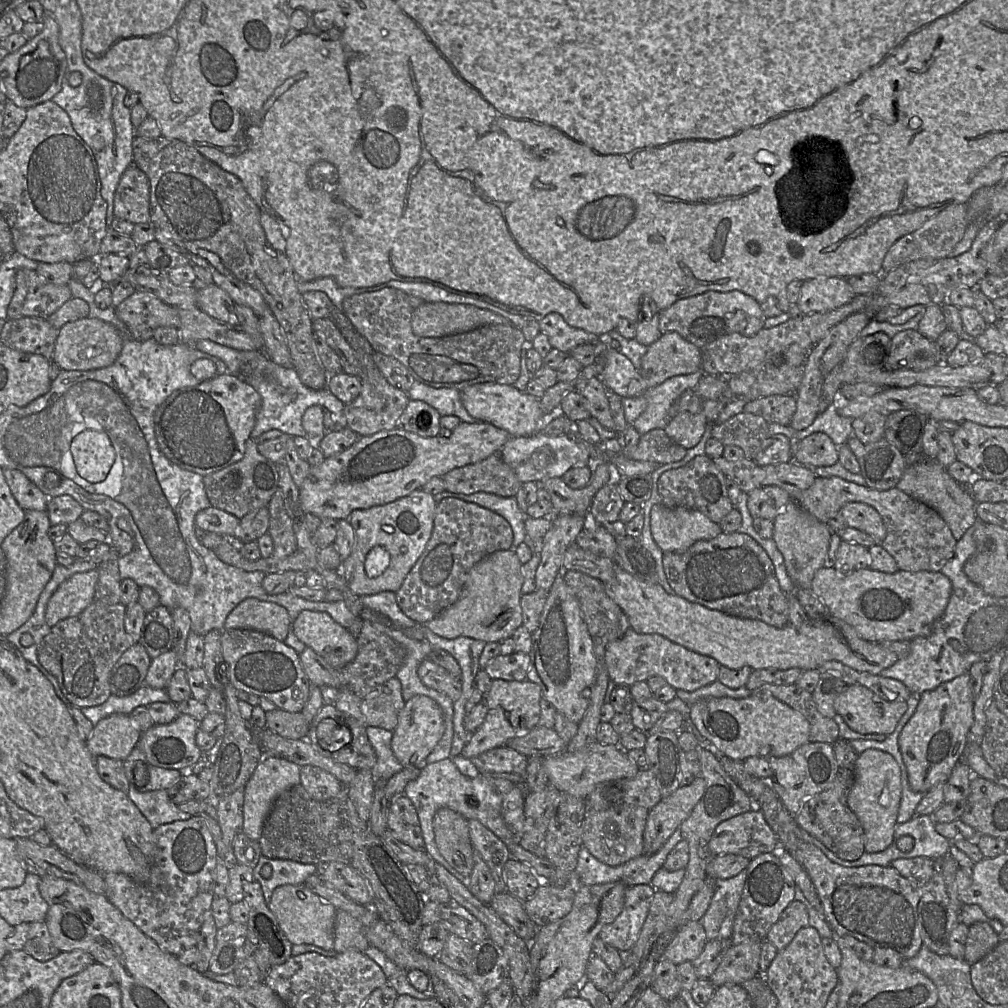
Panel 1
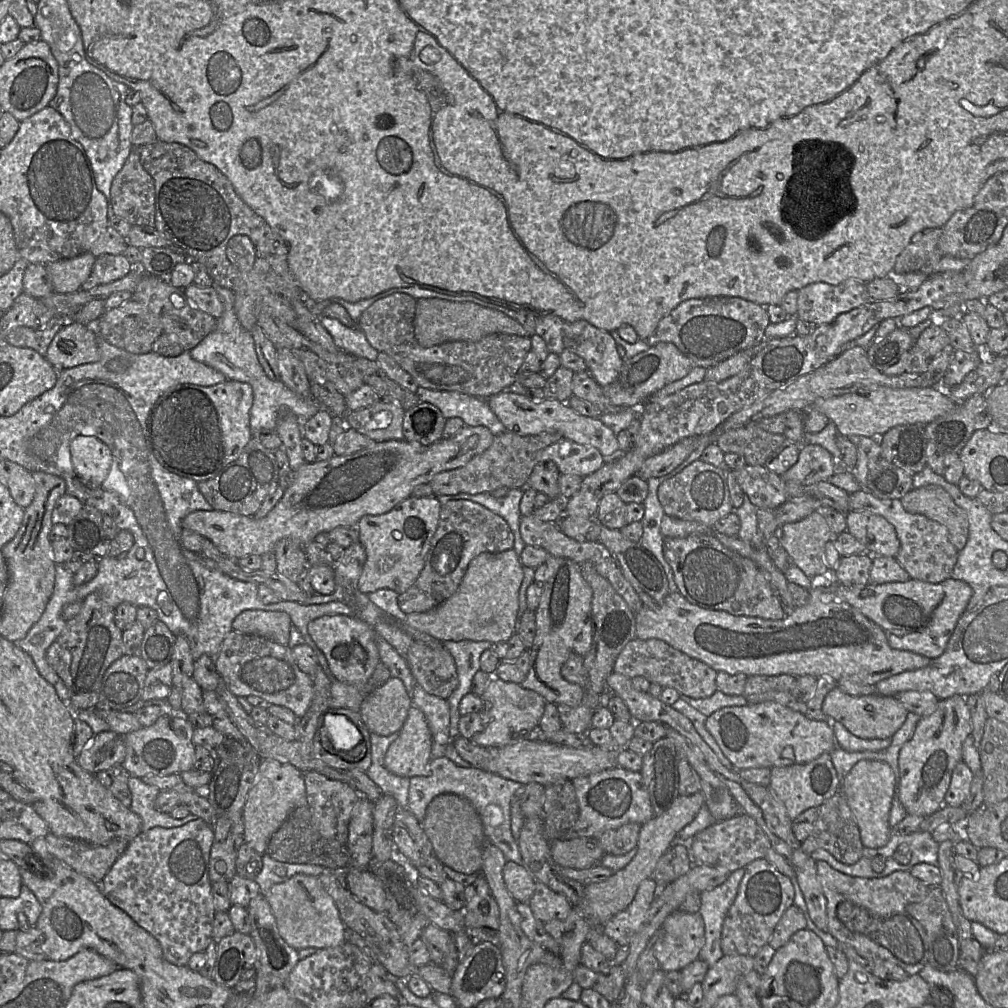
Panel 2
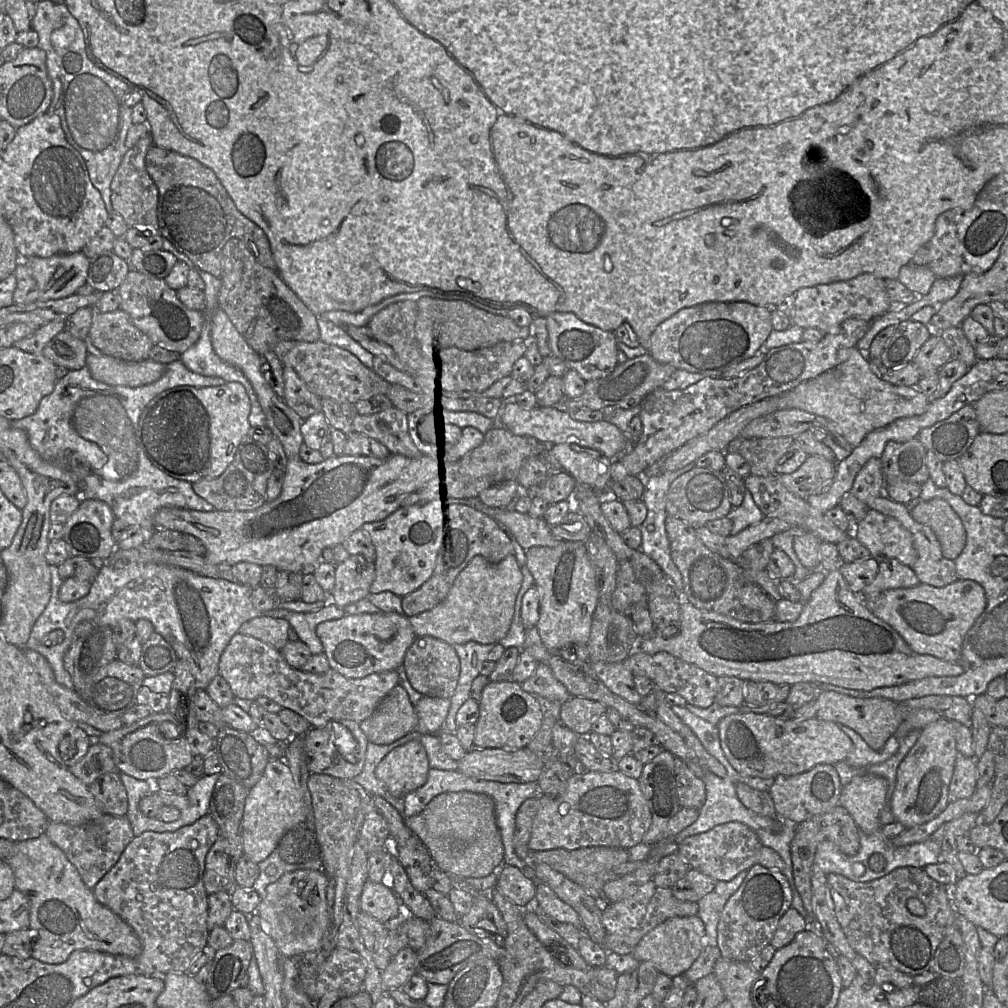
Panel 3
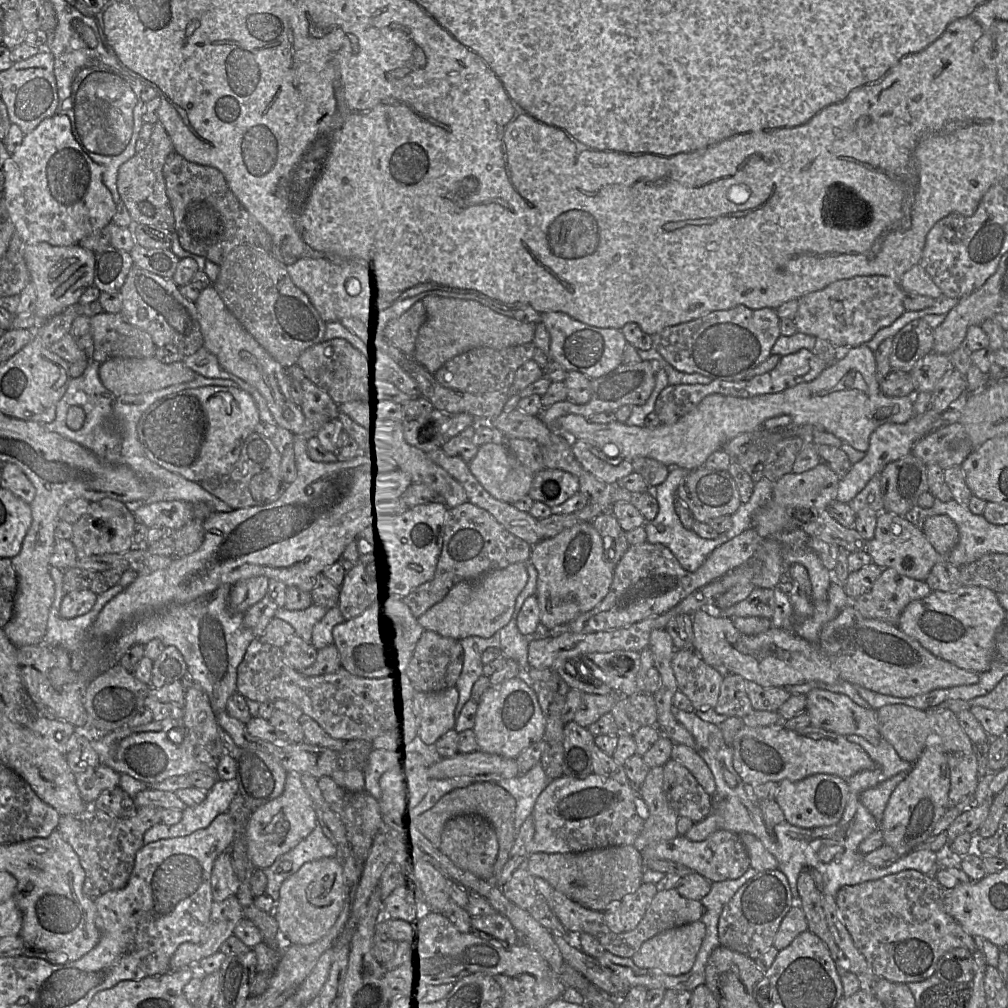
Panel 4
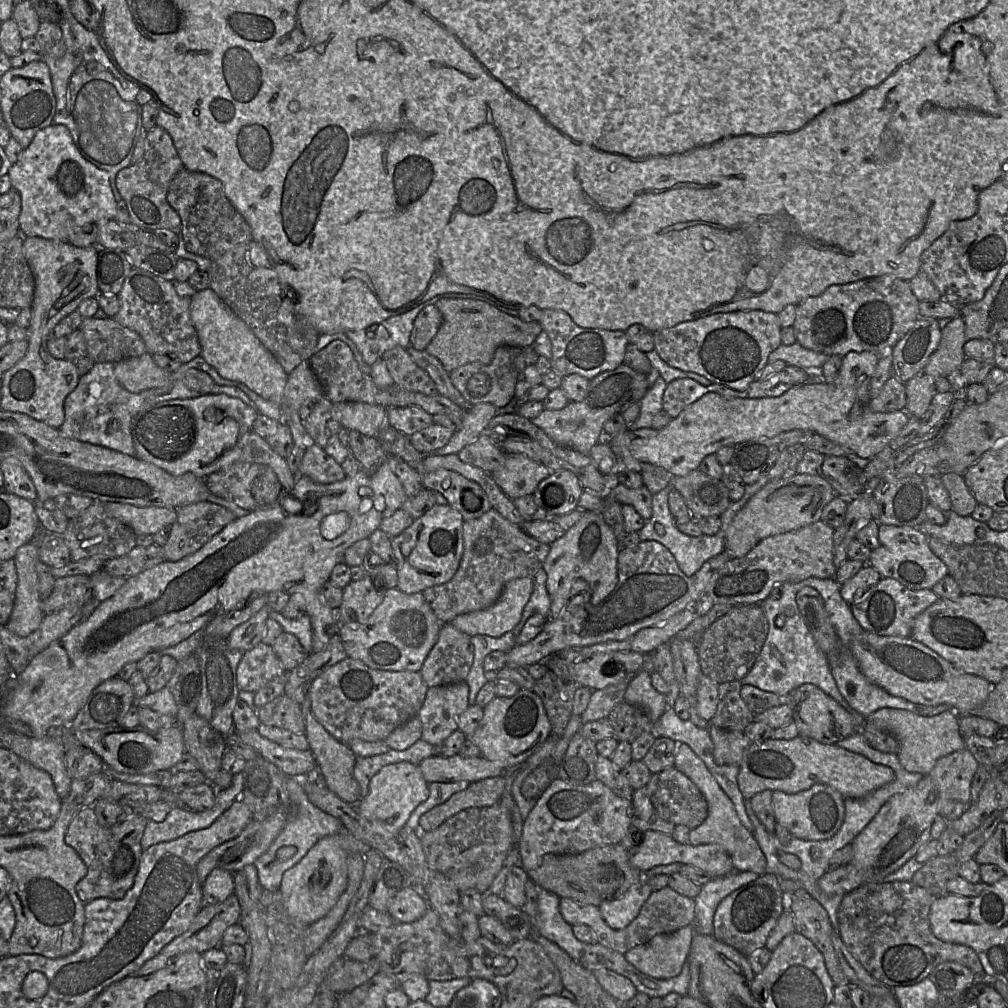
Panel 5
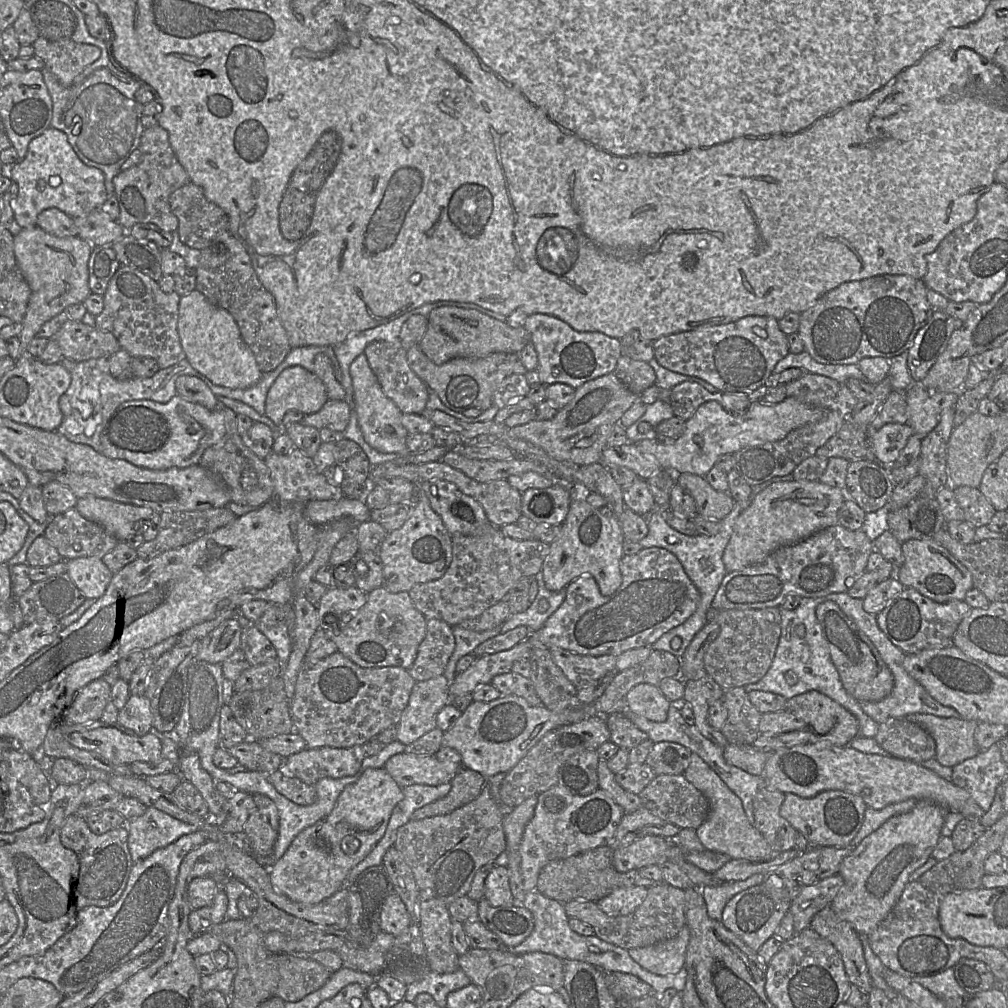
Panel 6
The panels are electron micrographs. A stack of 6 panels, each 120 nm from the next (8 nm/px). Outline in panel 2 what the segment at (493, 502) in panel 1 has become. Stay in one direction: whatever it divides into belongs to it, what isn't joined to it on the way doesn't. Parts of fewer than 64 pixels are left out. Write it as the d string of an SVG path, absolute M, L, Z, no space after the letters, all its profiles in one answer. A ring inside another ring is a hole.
M522 488L509 489L508 493L500 498L496 498L487 492L480 494L459 493L456 495L441 495L437 496L437 499L441 504L450 500L469 500L501 516L507 522L514 535L513 550L520 556L526 545L520 535L520 520L522 516L519 511L519 504L523 490Z

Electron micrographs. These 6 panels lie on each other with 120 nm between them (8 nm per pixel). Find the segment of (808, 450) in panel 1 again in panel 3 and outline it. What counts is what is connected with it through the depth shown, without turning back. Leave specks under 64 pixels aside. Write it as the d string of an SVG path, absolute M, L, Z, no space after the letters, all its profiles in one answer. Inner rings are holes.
M808 455L796 471L779 475L779 480L788 491L807 500L810 495L820 493L832 482L836 464L821 456Z

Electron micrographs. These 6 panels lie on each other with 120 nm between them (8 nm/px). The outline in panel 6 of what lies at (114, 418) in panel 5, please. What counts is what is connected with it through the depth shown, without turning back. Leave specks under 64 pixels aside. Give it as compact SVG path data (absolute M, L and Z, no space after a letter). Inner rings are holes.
M120 350L115 354L98 359L79 361L71 371L72 382L60 398L63 420L56 431L62 435L85 434L100 438L106 422L119 405L130 400L151 400L166 403L176 392L176 380L180 375L193 375L204 380L206 376L191 365L170 366L160 369L152 377L132 377L132 359L129 351Z

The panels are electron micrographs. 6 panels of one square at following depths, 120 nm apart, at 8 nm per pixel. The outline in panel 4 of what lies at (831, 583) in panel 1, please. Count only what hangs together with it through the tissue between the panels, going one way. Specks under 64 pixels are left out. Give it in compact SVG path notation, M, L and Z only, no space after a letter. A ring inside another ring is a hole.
M959 586L948 592L929 592L923 598L910 602L902 611L896 626L928 657L960 670L981 674L989 669L995 657L994 635L1003 616L1004 610L995 592L985 587Z

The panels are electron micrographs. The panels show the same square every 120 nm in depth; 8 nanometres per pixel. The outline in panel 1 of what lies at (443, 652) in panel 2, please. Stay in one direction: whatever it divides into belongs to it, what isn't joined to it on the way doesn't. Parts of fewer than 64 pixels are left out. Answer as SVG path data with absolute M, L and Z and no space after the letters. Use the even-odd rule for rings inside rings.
M429 658L420 663L418 675L424 685L445 694L453 702L462 694L461 679L453 677L446 669Z

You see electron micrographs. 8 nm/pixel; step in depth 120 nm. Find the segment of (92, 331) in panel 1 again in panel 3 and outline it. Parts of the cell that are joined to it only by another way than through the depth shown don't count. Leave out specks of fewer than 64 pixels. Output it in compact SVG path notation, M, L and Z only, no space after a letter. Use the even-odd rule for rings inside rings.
M63 330L50 340L42 354L57 366L78 370L86 365L88 350L84 340Z

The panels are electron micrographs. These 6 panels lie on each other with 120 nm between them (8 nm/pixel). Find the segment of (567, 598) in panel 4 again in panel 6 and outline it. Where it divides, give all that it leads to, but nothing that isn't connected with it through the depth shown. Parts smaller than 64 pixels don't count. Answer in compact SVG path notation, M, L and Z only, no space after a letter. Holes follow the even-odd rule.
M573 499L561 531L550 543L541 575L545 587L552 592L565 589L572 581L591 574L602 595L612 595L621 585L620 560L624 535L619 520L613 514L593 508L585 500Z

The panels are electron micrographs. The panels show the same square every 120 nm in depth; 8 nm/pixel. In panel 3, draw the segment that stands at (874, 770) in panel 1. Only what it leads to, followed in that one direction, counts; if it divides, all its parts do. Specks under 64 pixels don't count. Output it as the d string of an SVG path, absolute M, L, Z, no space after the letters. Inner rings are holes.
M872 774L857 775L842 786L839 804L848 811L858 828L870 835L882 828L880 814L885 806L887 789L888 783L882 777Z

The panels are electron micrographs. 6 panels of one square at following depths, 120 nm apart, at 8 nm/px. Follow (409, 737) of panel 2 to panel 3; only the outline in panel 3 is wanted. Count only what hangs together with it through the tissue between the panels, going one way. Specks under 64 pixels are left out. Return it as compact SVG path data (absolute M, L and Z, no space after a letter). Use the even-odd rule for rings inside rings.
M411 740L387 753L375 769L375 776L395 797L404 797L427 780L429 762L425 748Z

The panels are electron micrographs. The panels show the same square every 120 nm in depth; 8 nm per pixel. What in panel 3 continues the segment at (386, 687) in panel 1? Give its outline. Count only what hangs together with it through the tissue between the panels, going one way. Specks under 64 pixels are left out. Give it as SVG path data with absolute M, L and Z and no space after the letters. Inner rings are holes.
M398 684L359 725L368 742L387 745L415 731L417 713L407 692Z

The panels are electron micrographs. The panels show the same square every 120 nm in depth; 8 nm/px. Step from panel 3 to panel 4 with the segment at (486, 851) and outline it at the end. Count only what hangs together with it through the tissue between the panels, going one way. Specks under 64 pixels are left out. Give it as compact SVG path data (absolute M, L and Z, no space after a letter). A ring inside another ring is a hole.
M474 782L462 788L453 789L433 802L426 802L414 811L406 814L403 827L421 841L430 842L437 848L442 825L448 819L459 815L477 815L491 824L498 838L498 856L494 863L494 874L501 873L505 862L510 858L515 838L516 802L511 794L495 782Z

